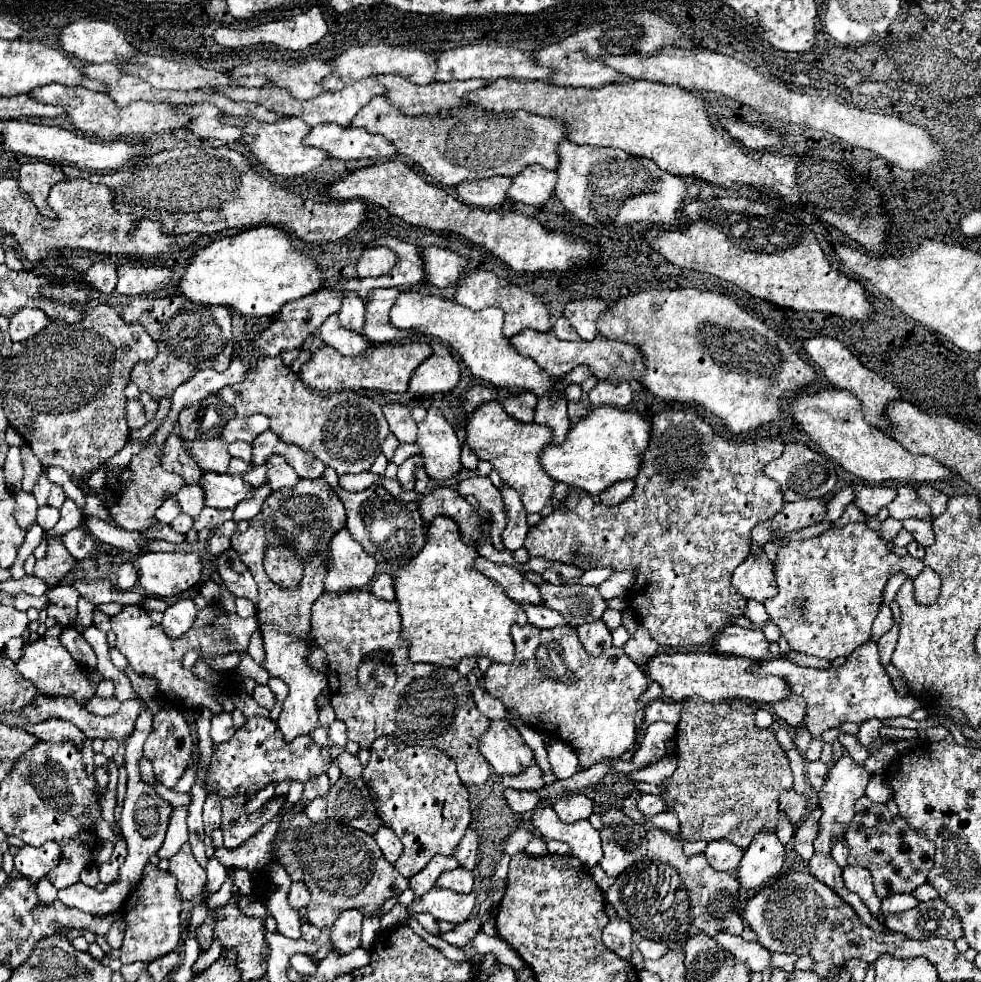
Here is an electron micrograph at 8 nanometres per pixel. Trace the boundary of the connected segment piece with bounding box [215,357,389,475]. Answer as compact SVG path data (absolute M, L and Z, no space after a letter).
M259 357L251 363L247 369L247 379L237 383L237 385L227 385L215 393L215 397L221 403L227 403L229 407L235 409L235 415L245 417L245 415L255 415L261 413L269 419L269 429L285 443L293 443L303 447L305 451L313 453L319 461L323 461L327 467L333 467L337 475L343 473L361 473L369 471L371 463L375 461L375 455L381 453L381 443L389 433L387 421L381 413L381 407L373 403L369 397L357 393L357 391L343 391L343 393L333 393L329 397L325 395L315 395L311 389L305 387L301 377L291 369L291 365L285 365L281 357Z

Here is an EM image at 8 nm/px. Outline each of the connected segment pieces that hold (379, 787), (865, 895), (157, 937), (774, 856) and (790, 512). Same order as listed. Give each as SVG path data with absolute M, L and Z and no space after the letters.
M385 735L375 739L369 753L371 757L369 757L369 763L363 767L361 777L367 783L377 817L383 821L383 825L391 827L403 843L403 853L393 867L403 877L411 879L431 861L433 855L453 855L455 847L459 845L459 839L463 839L463 831L467 831L471 823L471 805L467 799L469 793L457 777L453 759L445 755L441 749L409 745L391 735Z
M845 867L843 869L843 881L851 893L857 893L861 897L861 901L869 907L873 917L881 917L881 899L875 895L873 879L871 879L871 873L867 869Z
M147 865L143 871L143 879L137 889L125 899L125 921L127 931L121 945L121 961L123 963L151 963L157 957L163 957L177 949L179 935L179 911L181 899L177 893L177 883L169 873L161 873L157 867Z
M773 831L755 835L739 865L739 883L743 887L759 887L783 867L785 847Z
M805 499L805 501L785 503L783 509L773 519L767 519L767 521L763 521L763 523L759 523L759 525L755 525L751 529L751 539L753 539L755 545L763 547L769 541L781 539L781 537L785 537L785 535L789 535L793 531L801 531L801 529L805 529L805 527L809 527L813 523L819 523L823 519L823 515L825 515L825 499Z

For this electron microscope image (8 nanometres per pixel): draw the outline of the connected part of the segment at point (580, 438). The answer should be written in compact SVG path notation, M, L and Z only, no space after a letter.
M609 405L595 407L569 431L563 445L551 445L543 449L541 465L551 479L569 483L591 495L597 495L597 491L603 491L617 481L635 479L639 475L651 431L651 419L641 413L623 411Z

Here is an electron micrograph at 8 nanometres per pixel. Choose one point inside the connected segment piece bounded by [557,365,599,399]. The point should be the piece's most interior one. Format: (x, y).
(581, 374)

